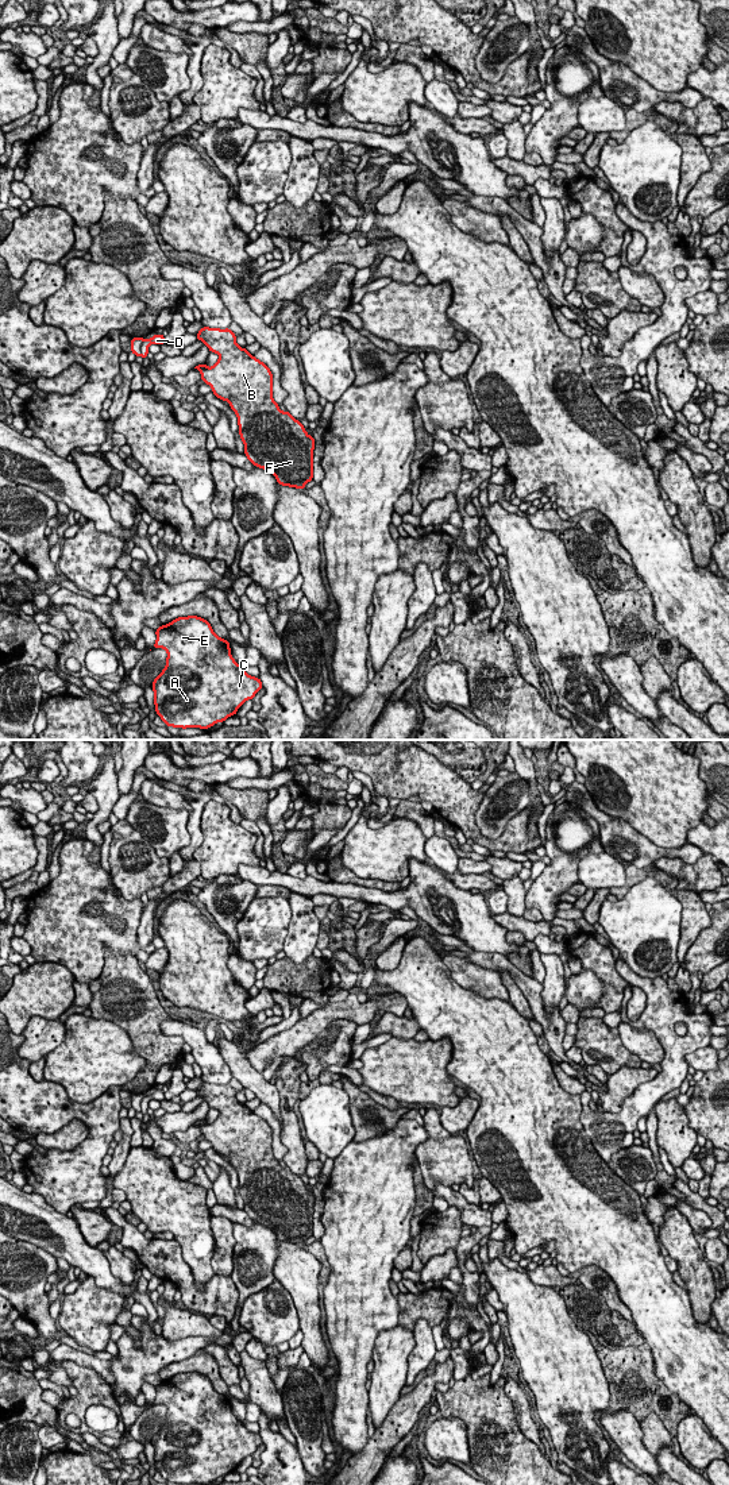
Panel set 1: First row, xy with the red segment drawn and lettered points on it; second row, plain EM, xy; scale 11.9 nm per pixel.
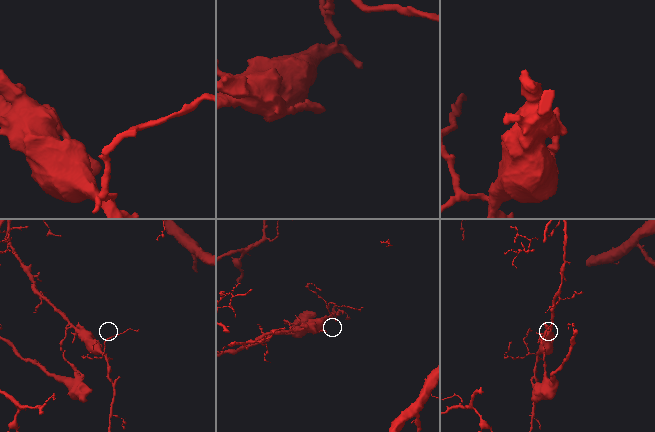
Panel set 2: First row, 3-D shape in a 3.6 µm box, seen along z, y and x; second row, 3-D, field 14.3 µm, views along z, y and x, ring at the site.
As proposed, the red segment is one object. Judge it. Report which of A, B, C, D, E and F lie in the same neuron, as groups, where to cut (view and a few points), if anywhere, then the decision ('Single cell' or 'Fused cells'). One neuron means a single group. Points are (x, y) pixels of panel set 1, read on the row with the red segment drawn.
Groups: A C E / B D F. Split along xy (145, 339), (139, 355). Fused cells

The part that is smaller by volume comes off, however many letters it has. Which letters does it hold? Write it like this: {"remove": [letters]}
{"remove": ["A", "C", "E"]}

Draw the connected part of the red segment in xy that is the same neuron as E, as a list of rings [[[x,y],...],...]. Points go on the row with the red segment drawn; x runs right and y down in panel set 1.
[[[197,616],[178,617],[157,630],[153,648],[167,652],[166,666],[154,679],[155,713],[173,728],[208,729],[235,716],[238,709],[263,688],[259,678],[248,675],[231,655],[230,641],[220,639],[211,624]]]

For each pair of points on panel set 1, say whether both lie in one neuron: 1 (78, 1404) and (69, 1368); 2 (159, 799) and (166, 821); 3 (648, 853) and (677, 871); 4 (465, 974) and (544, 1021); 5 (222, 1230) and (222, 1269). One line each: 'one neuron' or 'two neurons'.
1: one neuron
2: two neurons
3: two neurons
4: two neurons
5: one neuron

